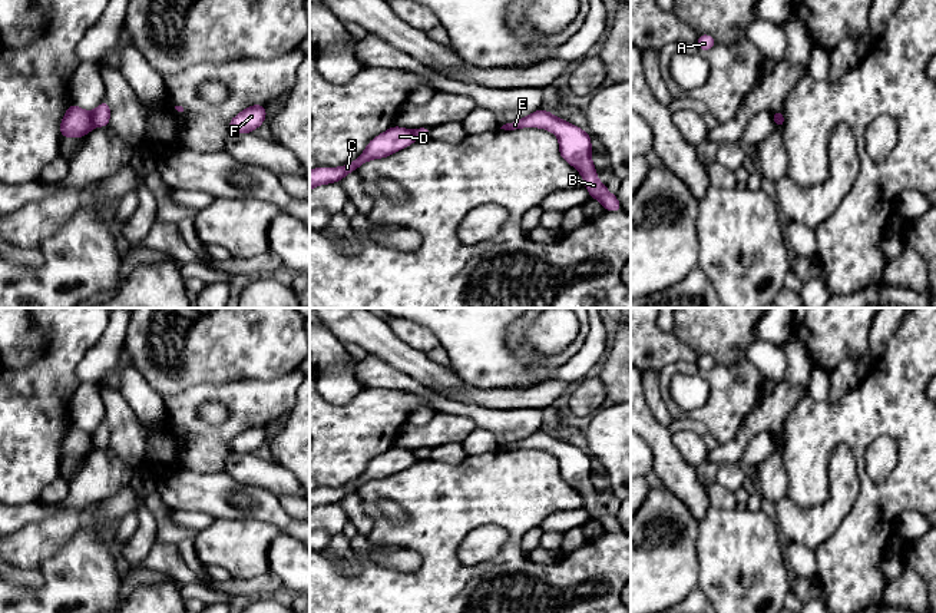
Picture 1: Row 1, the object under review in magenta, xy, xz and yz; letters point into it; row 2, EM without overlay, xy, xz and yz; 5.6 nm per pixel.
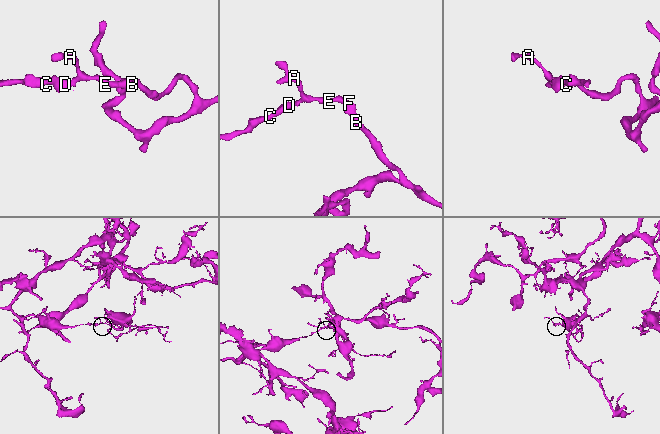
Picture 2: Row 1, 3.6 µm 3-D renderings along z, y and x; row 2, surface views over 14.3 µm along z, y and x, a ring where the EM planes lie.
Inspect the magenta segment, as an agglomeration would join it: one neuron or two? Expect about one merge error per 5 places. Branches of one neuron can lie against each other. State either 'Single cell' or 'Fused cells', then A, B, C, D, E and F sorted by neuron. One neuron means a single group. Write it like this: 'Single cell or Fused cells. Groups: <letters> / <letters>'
Fused cells. Groups: A B E F / C D

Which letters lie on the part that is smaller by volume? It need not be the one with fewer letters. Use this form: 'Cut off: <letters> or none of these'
Cut off: A, B, E, F

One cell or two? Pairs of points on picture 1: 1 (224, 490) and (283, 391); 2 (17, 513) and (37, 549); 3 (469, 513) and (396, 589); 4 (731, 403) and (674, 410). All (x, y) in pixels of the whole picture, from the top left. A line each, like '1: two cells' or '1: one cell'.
1: two cells
2: two cells
3: one cell
4: one cell

